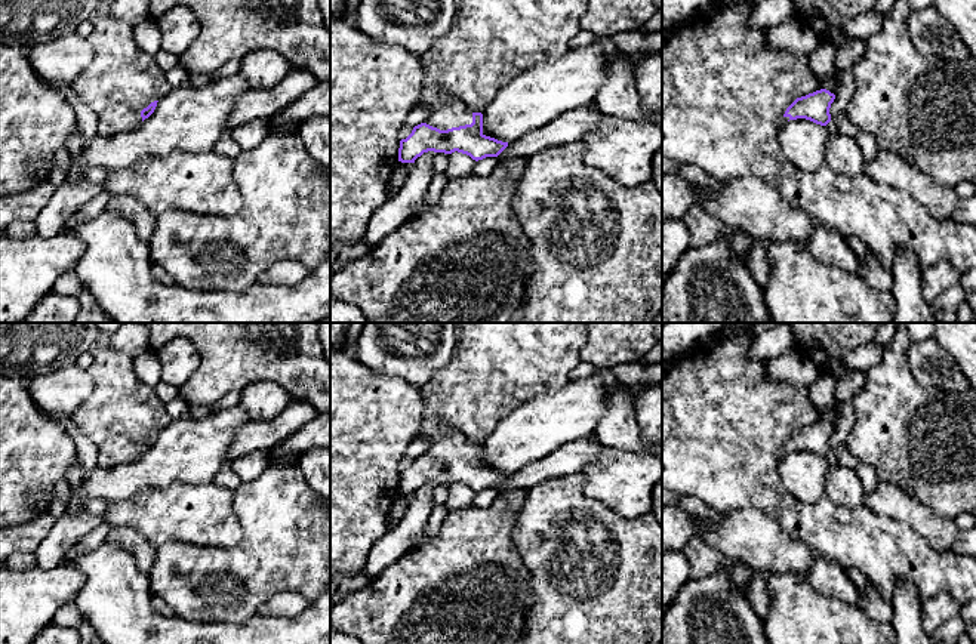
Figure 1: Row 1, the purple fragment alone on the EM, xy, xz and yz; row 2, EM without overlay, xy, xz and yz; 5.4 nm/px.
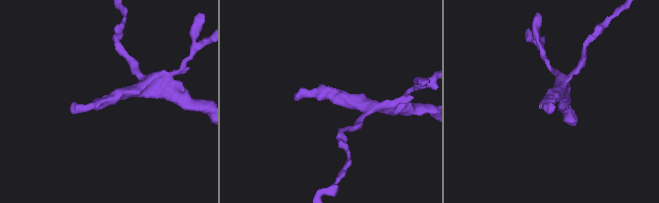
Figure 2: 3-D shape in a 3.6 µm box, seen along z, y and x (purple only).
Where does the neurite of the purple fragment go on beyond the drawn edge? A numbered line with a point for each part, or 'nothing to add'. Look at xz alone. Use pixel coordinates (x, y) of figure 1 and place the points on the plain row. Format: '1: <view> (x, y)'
1: xz (450, 444)

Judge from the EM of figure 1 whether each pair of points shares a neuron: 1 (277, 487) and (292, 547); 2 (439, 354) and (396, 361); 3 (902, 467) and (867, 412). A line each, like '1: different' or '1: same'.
1: same
2: same
3: same

